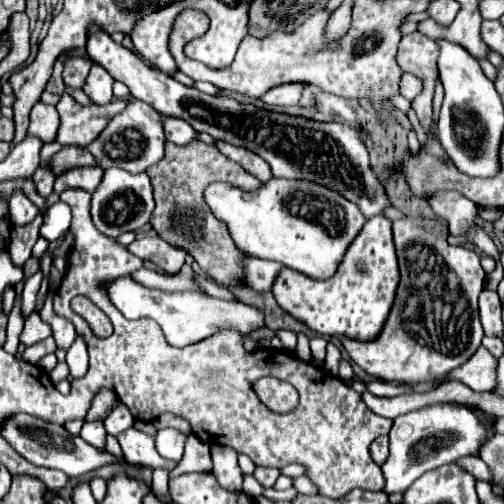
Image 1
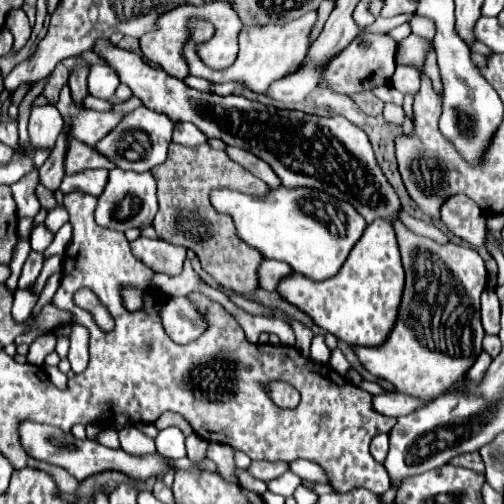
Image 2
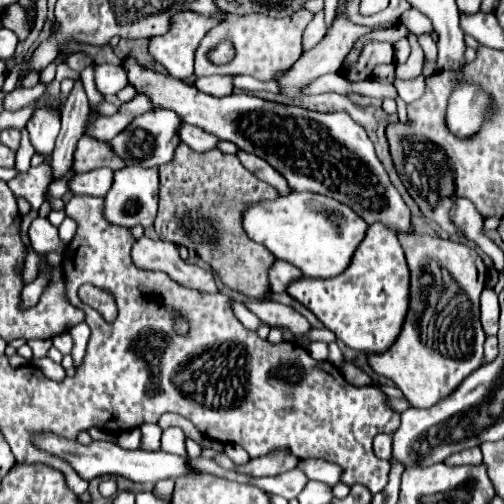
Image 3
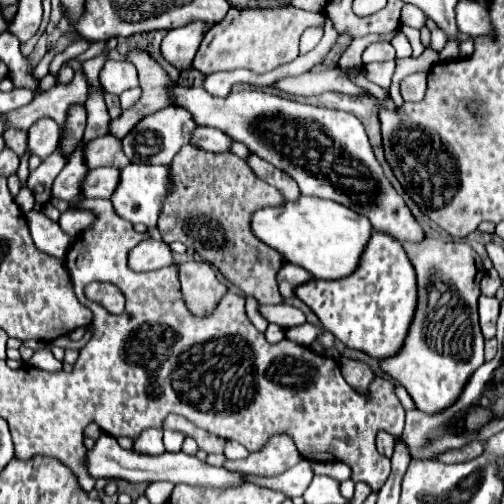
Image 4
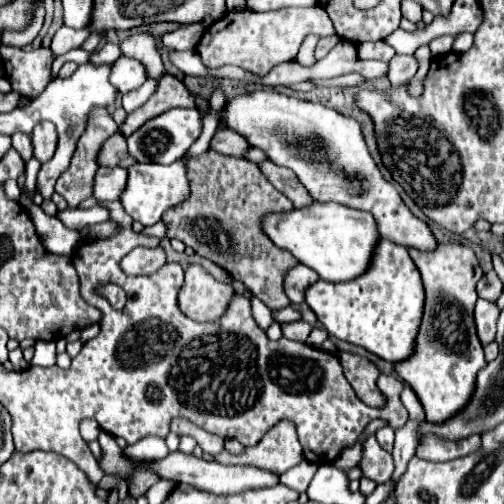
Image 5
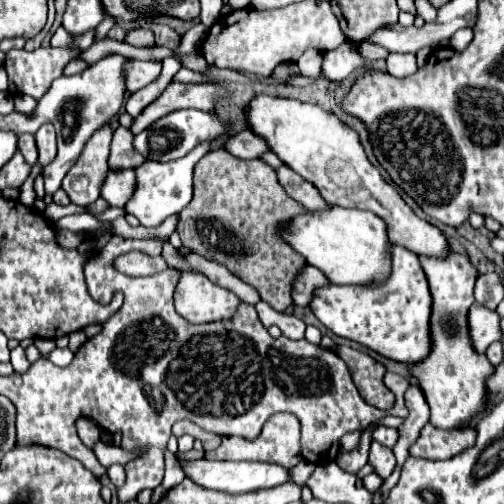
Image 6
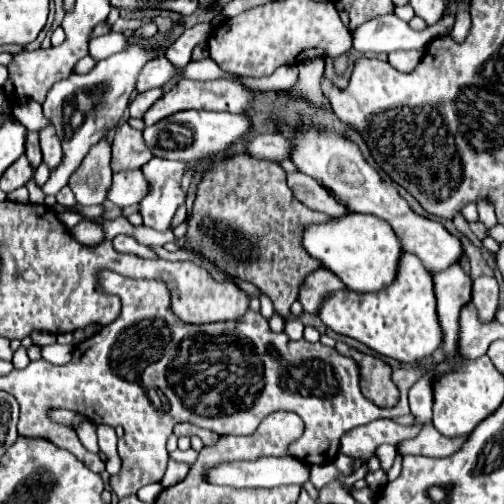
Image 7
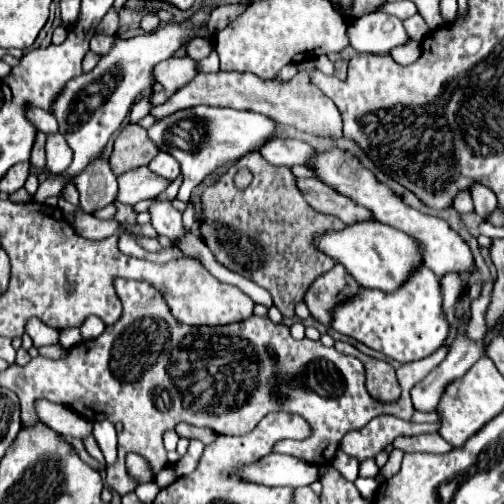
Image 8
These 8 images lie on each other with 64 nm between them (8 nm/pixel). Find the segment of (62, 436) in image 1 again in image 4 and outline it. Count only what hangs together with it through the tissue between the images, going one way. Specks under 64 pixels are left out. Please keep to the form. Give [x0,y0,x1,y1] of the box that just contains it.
[86,434,244,488]

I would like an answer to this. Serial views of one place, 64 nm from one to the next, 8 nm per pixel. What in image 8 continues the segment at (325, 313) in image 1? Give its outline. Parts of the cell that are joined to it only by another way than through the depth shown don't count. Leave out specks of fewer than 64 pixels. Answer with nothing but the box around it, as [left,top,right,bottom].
[332,266,448,364]

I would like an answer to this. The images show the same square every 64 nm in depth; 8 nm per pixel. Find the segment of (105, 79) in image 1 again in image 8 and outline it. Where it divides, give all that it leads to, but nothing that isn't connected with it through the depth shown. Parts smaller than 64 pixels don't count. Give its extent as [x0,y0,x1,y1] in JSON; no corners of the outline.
[151,56,196,107]

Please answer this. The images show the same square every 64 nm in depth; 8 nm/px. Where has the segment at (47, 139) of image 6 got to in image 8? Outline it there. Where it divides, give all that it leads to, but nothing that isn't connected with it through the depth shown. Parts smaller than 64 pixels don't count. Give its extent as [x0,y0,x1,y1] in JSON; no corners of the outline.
[46,134,72,174]

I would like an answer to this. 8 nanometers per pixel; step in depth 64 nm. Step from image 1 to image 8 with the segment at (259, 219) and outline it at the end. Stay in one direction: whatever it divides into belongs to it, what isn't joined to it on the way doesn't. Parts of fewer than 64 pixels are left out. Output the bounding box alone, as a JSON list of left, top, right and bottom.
[314,220,422,292]

